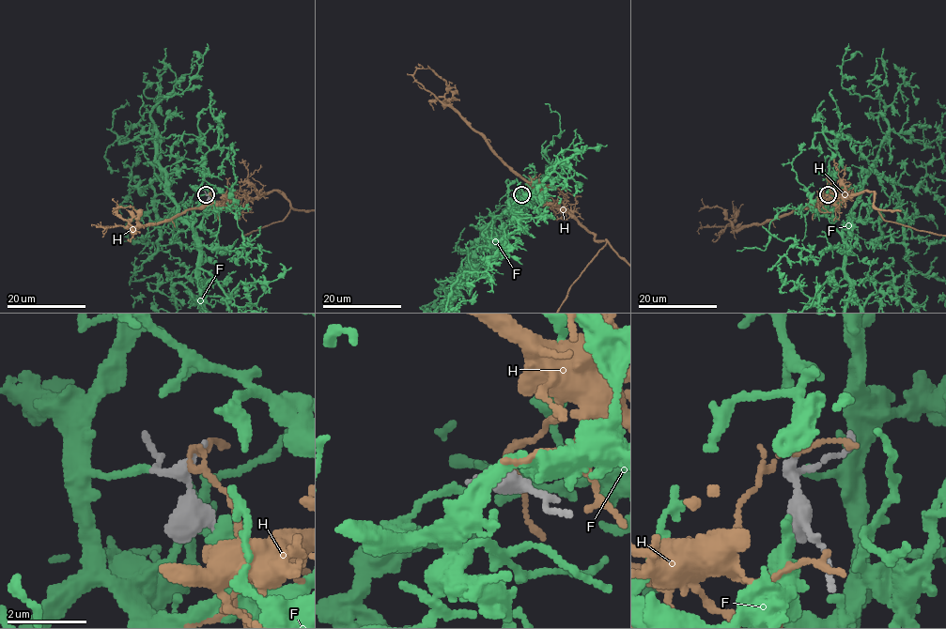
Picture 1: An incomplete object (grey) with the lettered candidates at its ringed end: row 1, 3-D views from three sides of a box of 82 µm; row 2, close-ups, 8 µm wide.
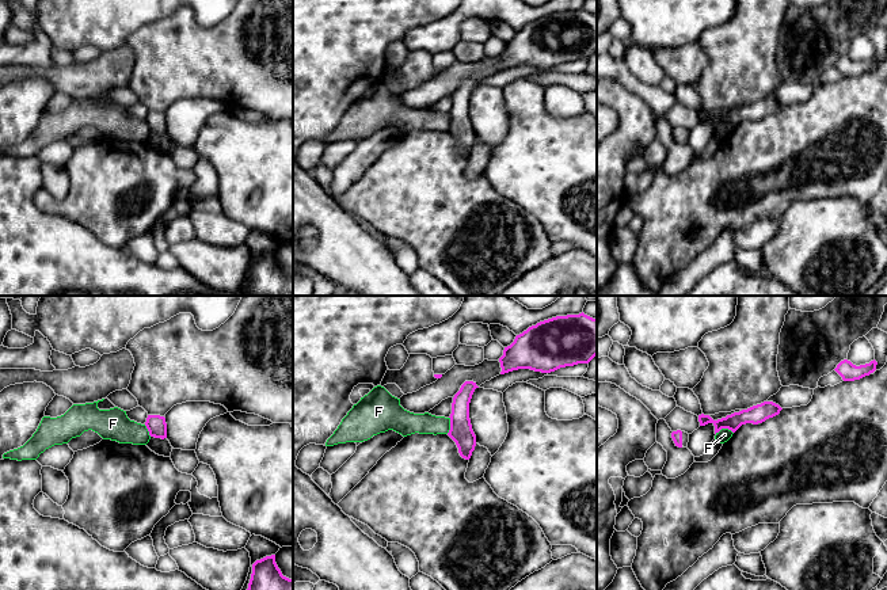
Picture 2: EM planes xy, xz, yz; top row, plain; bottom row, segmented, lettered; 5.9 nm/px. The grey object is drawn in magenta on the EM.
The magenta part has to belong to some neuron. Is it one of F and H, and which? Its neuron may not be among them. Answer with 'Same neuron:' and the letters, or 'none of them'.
Same neuron: none of them

